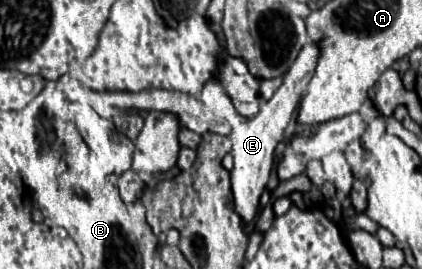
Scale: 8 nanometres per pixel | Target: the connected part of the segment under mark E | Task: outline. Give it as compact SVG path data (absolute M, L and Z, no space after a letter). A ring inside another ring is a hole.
M306 45L298 59L294 61L292 69L284 75L284 83L282 87L274 93L274 97L266 103L262 103L261 98L256 99L256 115L250 115L248 121L240 123L238 127L234 127L230 141L232 141L232 157L234 157L234 167L232 167L232 197L234 197L234 211L240 215L242 225L248 225L260 207L260 197L266 189L268 177L270 177L270 169L272 169L272 161L274 161L274 149L278 145L278 141L284 139L284 131L300 103L302 91L306 89L308 81L312 79L312 73L316 69L316 57L318 57L318 49L316 45Z

